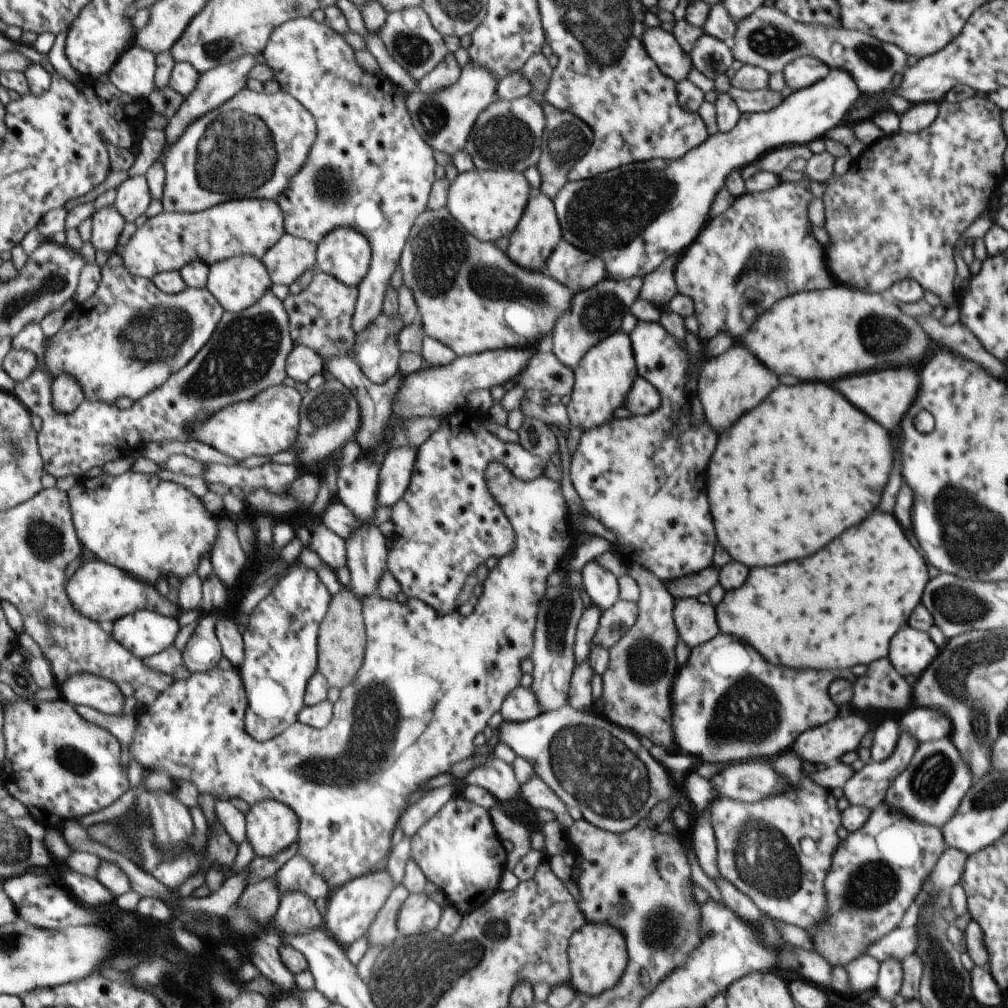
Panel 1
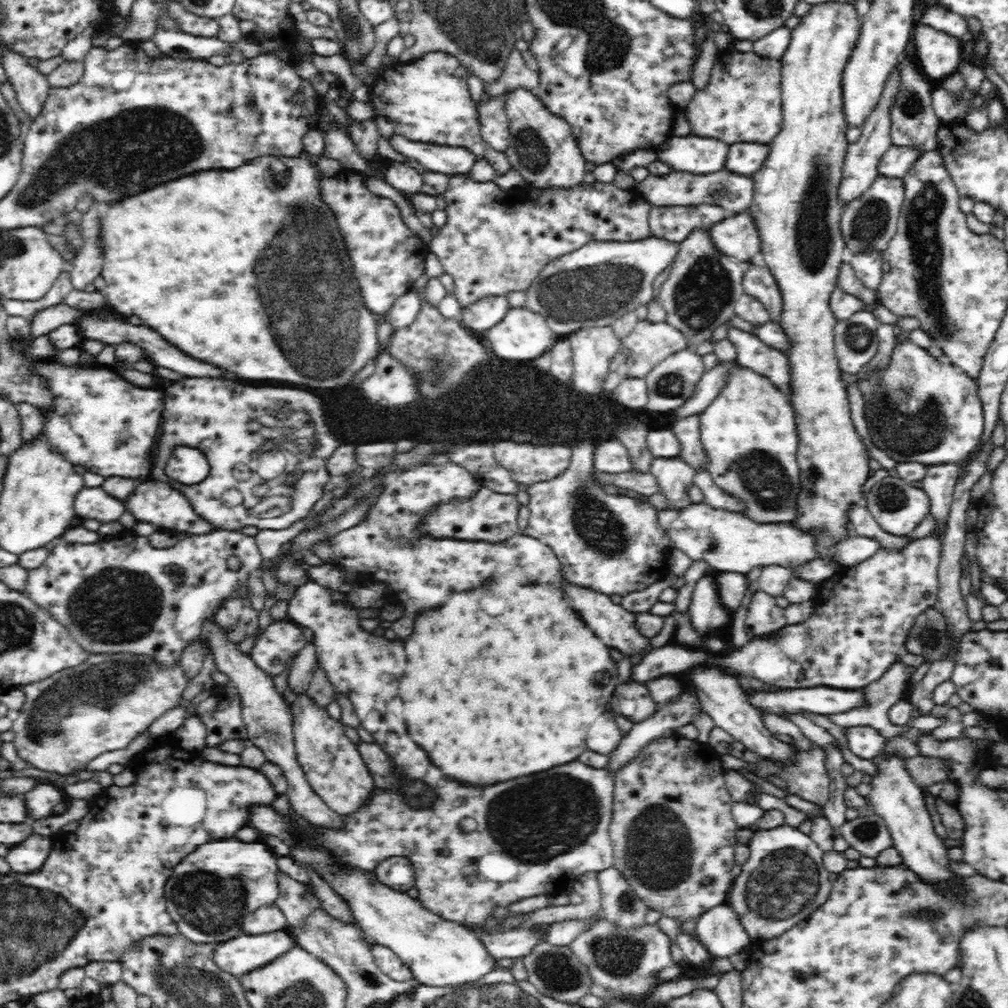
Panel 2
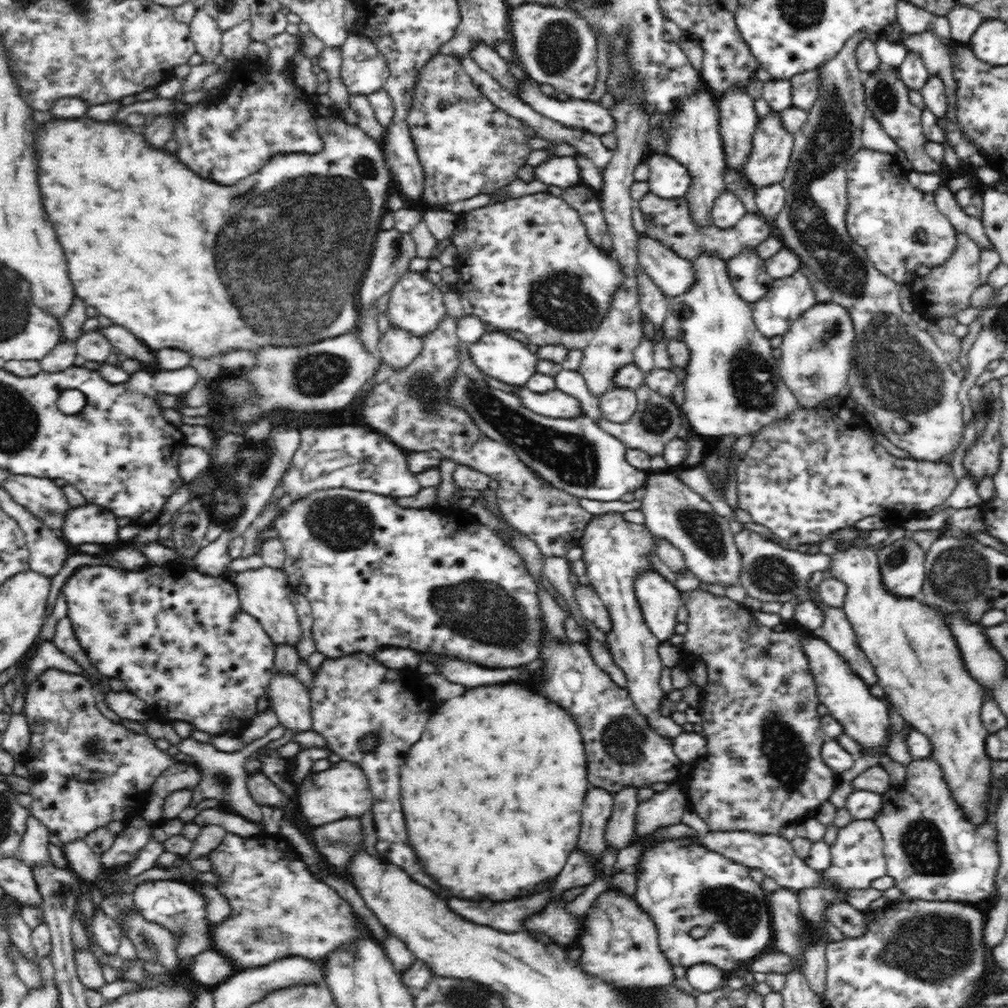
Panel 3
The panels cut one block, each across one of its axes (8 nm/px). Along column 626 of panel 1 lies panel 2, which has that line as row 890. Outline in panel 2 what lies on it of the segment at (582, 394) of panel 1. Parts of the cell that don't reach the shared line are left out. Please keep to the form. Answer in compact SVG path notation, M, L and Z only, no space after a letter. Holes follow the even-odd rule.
M278 794L271 804L278 814L284 814L282 818L289 824L287 834L291 840L289 848L292 858L314 868L348 904L363 934L376 944L390 947L414 974L418 983L430 987L462 986L482 979L494 968L496 960L486 950L480 932L442 918L440 914L422 906L420 899L416 900L405 891L382 883L375 870L361 870L361 867L336 859L334 849L314 841L318 836L318 827L301 817L298 810L292 807L292 801L288 802L288 794Z

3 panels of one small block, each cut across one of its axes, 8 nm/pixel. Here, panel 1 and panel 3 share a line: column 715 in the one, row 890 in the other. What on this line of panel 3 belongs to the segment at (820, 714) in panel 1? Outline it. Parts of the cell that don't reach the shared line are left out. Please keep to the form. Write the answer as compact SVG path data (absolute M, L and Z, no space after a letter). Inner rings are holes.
M686 836L646 846L633 866L638 879L634 899L656 922L659 947L671 964L680 964L686 969L700 963L712 964L727 978L742 966L747 967L760 953L772 949L773 930L767 894L751 877L751 868L710 852L695 840L696 837Z

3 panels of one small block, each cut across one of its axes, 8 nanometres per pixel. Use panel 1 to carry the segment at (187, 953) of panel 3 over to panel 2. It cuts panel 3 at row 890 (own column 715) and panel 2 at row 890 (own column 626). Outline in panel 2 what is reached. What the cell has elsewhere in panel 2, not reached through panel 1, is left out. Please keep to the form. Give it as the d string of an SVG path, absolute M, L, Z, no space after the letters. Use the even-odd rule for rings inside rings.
M226 838L198 846L196 852L188 854L173 870L172 878L165 884L166 908L182 936L192 942L222 943L240 936L244 916L252 914L260 906L275 904L279 895L280 881L277 855L261 839L259 842L245 842L238 838Z

